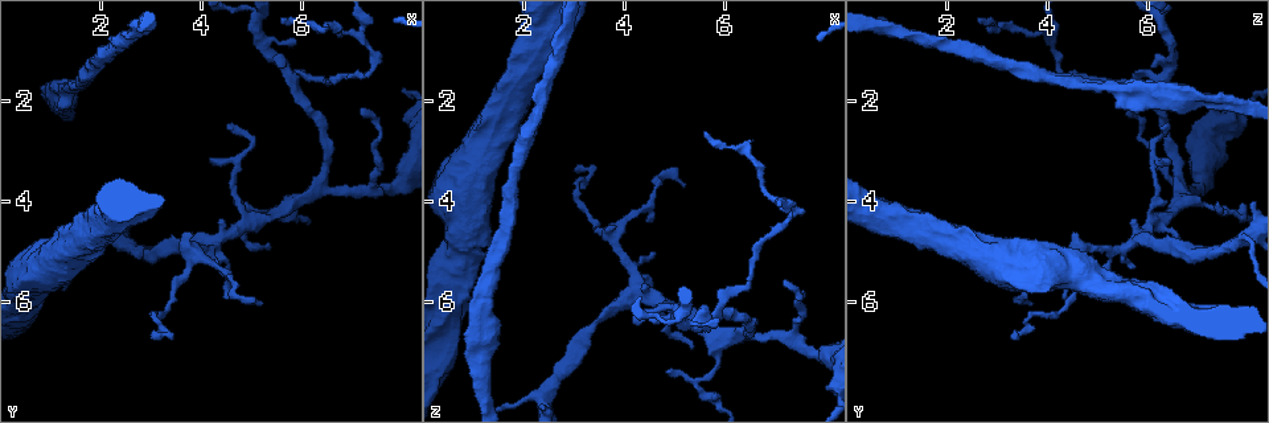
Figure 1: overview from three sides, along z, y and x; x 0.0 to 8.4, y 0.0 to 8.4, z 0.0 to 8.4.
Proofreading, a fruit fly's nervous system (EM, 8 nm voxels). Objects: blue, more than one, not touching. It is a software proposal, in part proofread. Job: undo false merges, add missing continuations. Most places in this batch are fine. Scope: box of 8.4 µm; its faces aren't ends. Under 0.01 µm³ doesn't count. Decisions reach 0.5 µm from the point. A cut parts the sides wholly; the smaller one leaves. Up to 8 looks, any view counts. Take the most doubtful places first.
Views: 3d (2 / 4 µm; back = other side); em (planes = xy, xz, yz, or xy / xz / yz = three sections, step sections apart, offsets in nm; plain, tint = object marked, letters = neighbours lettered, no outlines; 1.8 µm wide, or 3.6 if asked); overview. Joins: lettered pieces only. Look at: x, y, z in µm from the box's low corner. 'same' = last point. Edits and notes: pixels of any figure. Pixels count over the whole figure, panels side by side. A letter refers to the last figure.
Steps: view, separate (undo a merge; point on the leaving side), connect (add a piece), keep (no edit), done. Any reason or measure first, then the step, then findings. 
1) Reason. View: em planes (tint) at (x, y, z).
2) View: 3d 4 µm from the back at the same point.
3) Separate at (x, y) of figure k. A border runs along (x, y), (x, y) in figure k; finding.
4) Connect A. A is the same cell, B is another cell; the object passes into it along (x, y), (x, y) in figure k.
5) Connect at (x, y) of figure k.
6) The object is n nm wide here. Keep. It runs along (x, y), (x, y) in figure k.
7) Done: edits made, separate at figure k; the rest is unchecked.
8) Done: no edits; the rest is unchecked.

Narrows sharply. View: em xz step 16 (tint) at (7.20, 0.80, 4.10).

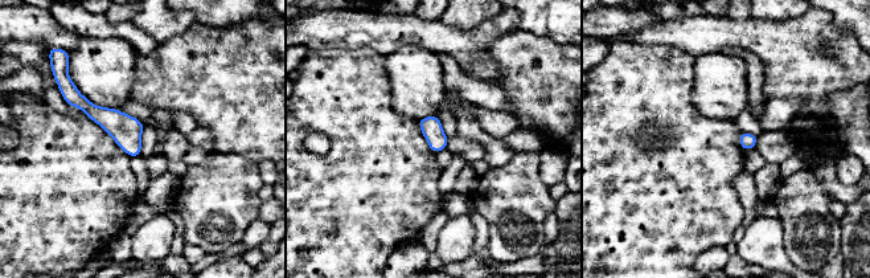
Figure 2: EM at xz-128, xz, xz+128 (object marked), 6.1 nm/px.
Cut it another way. View: em planes (tint) at the same point.

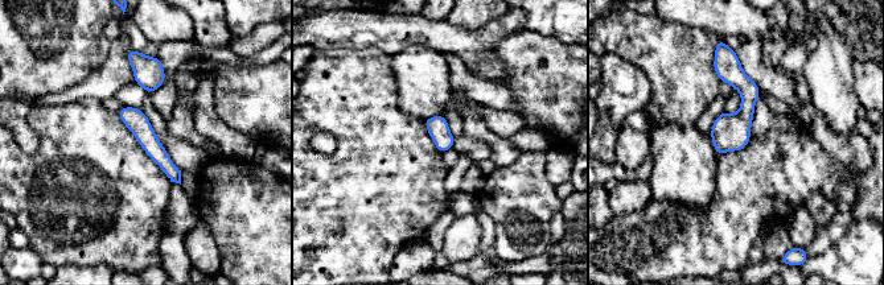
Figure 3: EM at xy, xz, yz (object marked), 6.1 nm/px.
View: em planes (letters) at the same point.

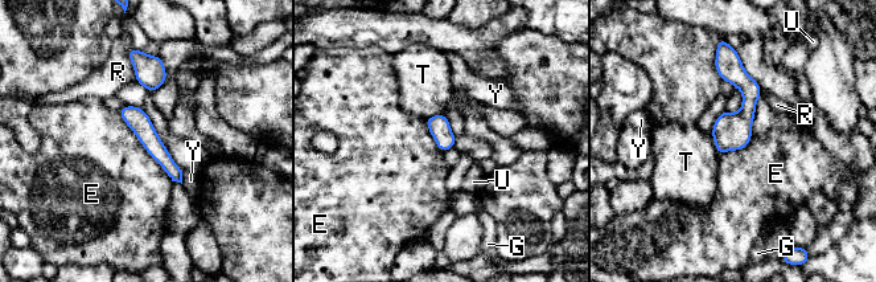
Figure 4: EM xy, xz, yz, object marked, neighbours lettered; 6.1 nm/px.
The object is 130 nm wide here. Keep. E, G, R, T, U and Y are other cells; a border runs along (118, 111), (144, 150), (172, 182) in figure 4; continuous, no second neuron.

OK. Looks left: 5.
An open end. View: 3d 2 µm at (3.00, 6.70, 3.35).

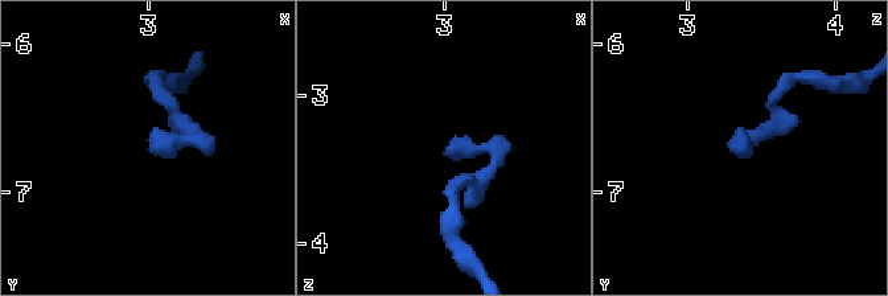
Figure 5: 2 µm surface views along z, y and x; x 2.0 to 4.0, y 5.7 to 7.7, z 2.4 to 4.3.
Now the EM. View: em planes (letters) at (3.02, 6.68, 3.36).

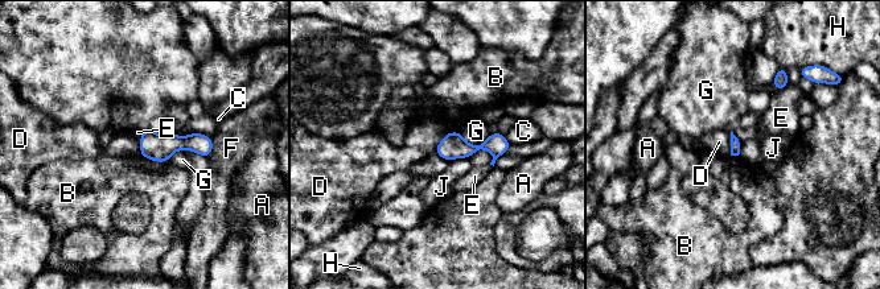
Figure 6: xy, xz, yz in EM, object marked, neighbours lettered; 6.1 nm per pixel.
Keep. A, B, C, D, E, F, G, H and J are other cells; it runs along (505, 144), (439, 151) in figure 6; none of them fits.

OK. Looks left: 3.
Three-way junction. View: 3d 4 µm at (4.35, 4.75, 5.70).

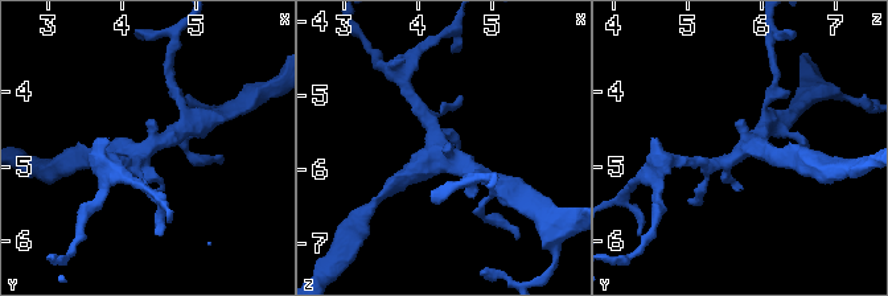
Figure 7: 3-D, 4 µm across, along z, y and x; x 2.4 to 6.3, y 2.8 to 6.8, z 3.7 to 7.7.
View: em planes (letters) at (4.30, 4.75, 5.75).

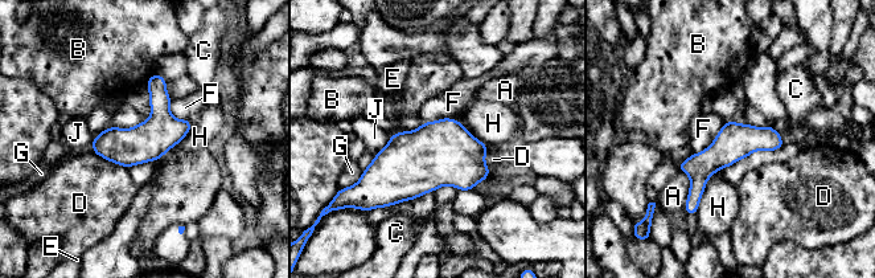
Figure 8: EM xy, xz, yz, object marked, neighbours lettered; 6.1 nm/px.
The longest contact is with H, 340 nm. Keep. A, B, C, D, E, F, G, H and J are other cells; a border runs along (724, 122), (715, 138), (693, 154) in figure 8; one neuron here.

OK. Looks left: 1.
Done: no edits; the rest is unchecked.

